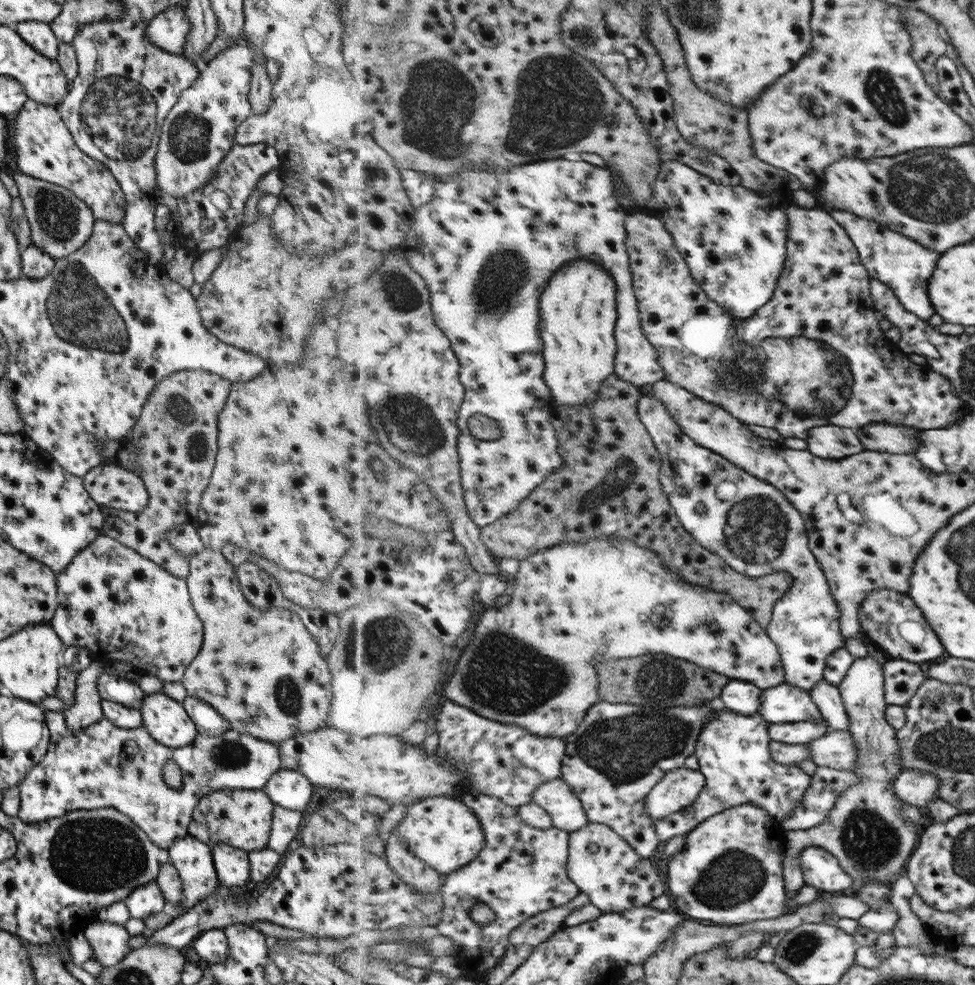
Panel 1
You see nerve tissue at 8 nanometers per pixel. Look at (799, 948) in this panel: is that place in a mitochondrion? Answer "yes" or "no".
yes

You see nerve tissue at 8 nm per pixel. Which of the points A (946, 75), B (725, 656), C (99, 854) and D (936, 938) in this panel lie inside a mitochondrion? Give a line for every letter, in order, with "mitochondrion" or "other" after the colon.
A: other
B: other
C: mitochondrion
D: other

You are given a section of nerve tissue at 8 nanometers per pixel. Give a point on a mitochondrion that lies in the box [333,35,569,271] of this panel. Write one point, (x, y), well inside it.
(432, 108)

